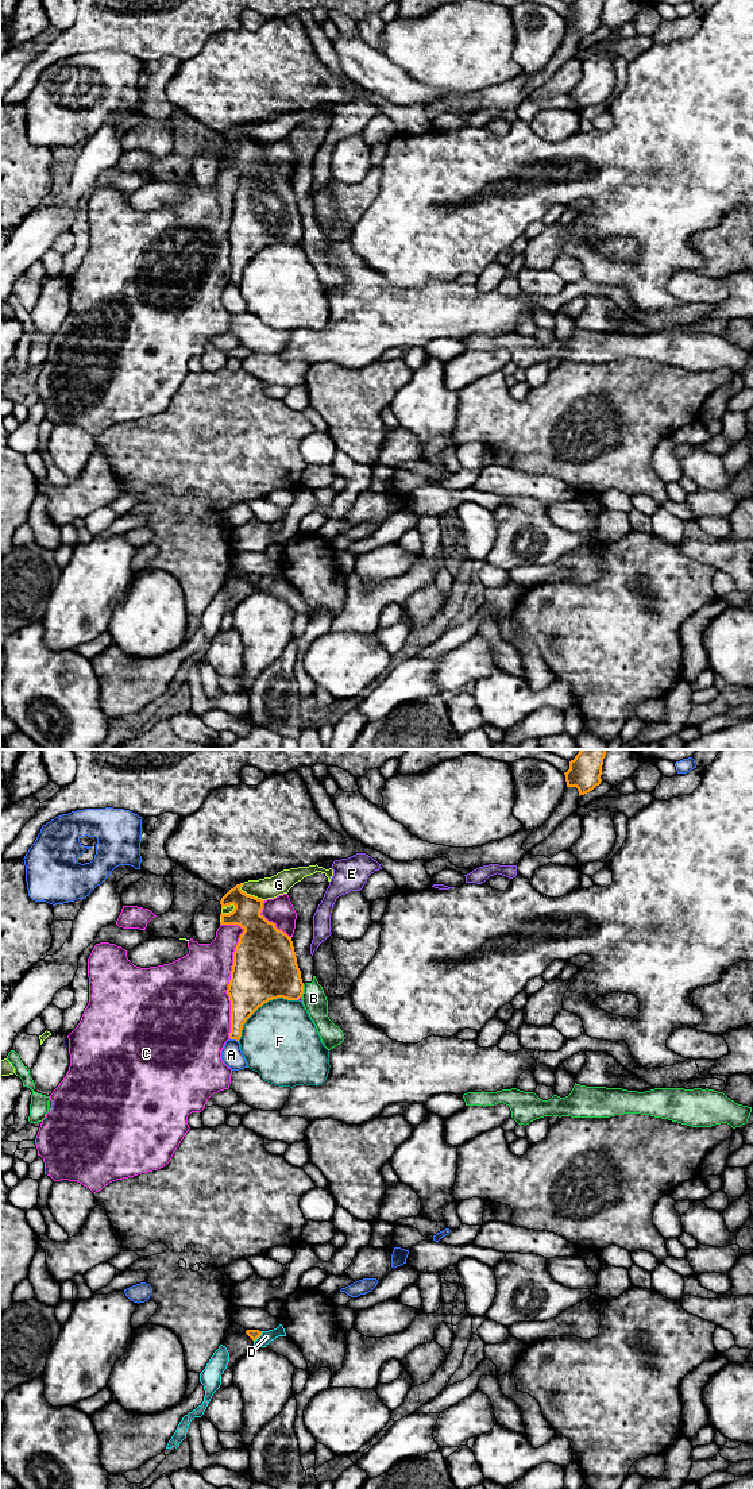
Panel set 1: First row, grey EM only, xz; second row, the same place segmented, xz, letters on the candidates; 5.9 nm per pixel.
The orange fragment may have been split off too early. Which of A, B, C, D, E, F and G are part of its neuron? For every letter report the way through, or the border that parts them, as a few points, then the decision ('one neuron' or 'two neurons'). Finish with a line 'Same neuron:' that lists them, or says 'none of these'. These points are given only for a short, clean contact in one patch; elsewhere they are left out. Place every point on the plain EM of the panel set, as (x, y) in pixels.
A: two neurons
B: border xz (304, 228), (301, 239); two neurons
C: two neurons
D: border xz (262, 575), (254, 585); two neurons
E: two neurons
F: two neurons
G: two neurons
Same neuron: none of these

